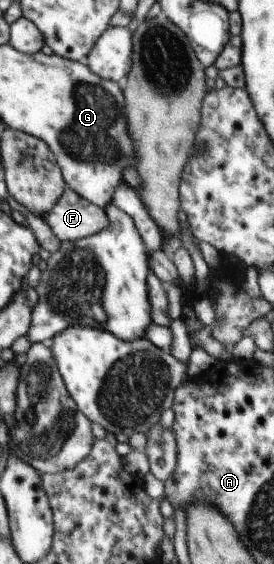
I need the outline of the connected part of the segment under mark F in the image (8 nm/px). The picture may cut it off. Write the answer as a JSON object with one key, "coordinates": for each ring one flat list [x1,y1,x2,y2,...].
{"coordinates":[[67,188,57,203,44,215,38,215,61,241,73,243,93,236,109,226,105,208,79,197]]}

